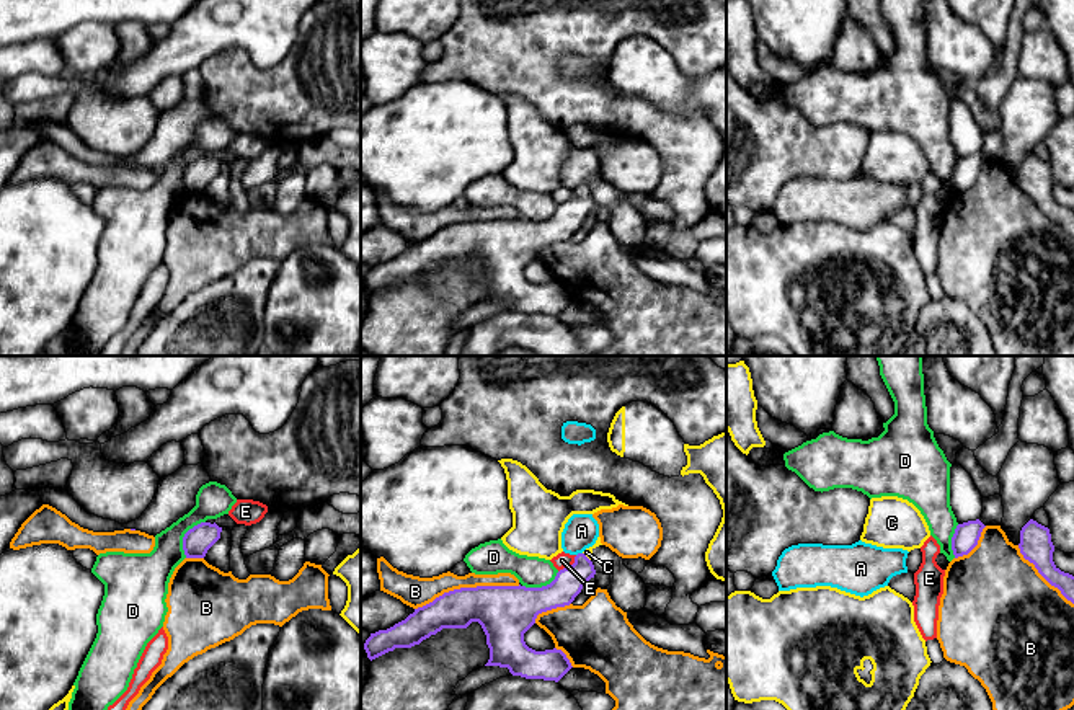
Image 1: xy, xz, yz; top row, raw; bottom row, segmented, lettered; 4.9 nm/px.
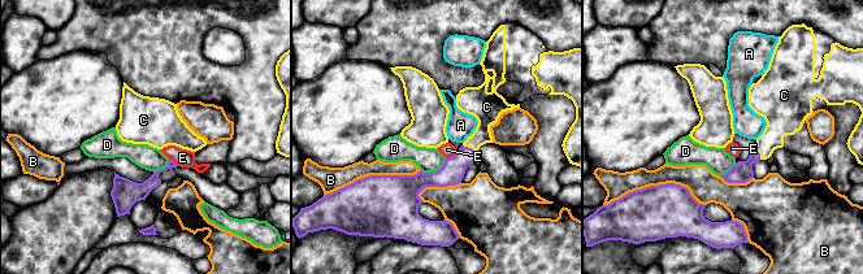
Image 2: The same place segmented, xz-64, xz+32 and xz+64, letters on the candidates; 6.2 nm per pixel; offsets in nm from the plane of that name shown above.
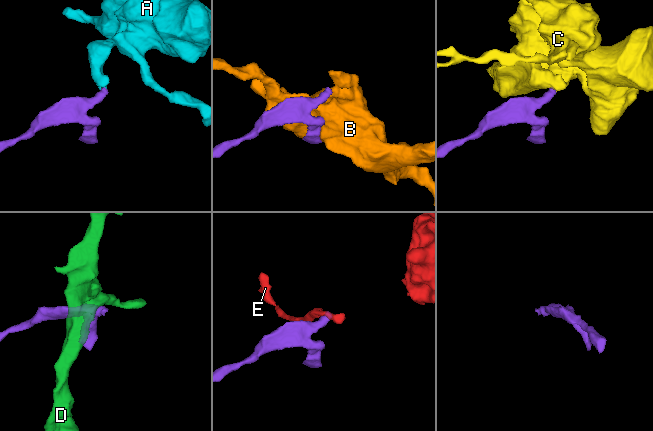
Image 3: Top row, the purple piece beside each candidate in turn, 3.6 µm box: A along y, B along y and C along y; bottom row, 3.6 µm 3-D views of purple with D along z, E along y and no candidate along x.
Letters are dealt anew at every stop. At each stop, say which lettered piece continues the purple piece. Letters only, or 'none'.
C

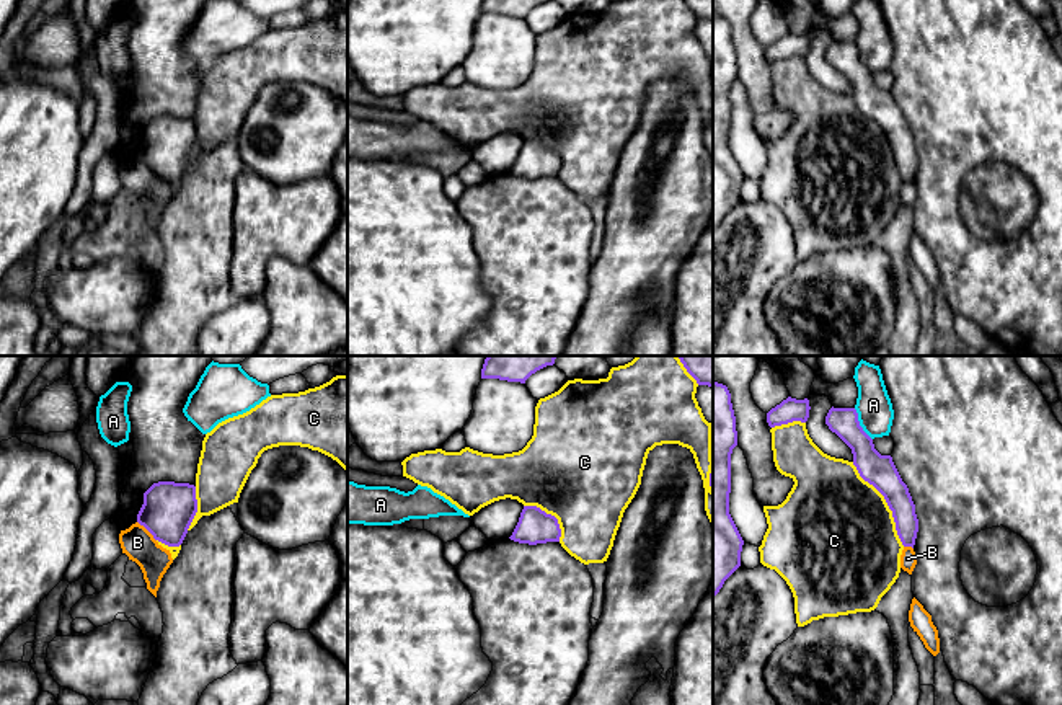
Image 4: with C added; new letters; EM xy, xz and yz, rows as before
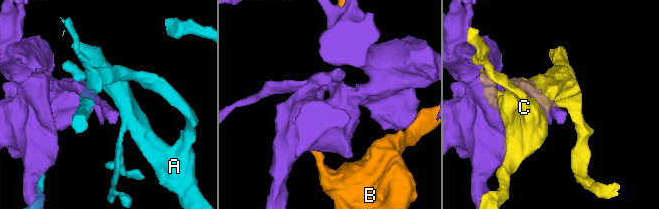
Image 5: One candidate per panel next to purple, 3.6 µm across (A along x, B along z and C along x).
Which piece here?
none

